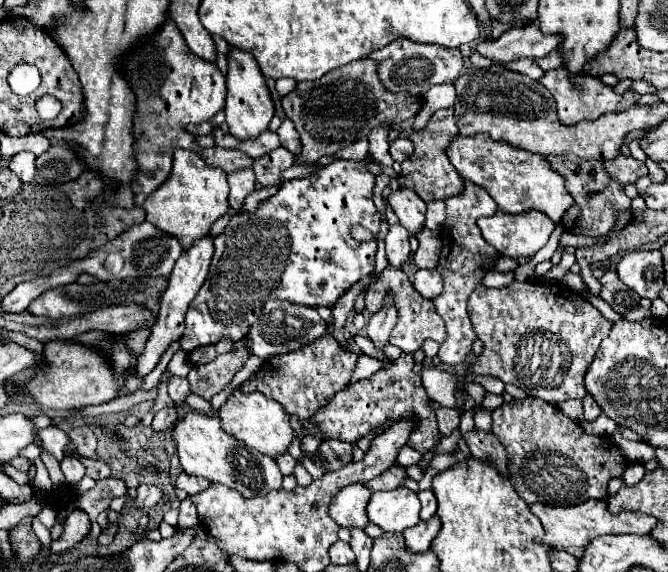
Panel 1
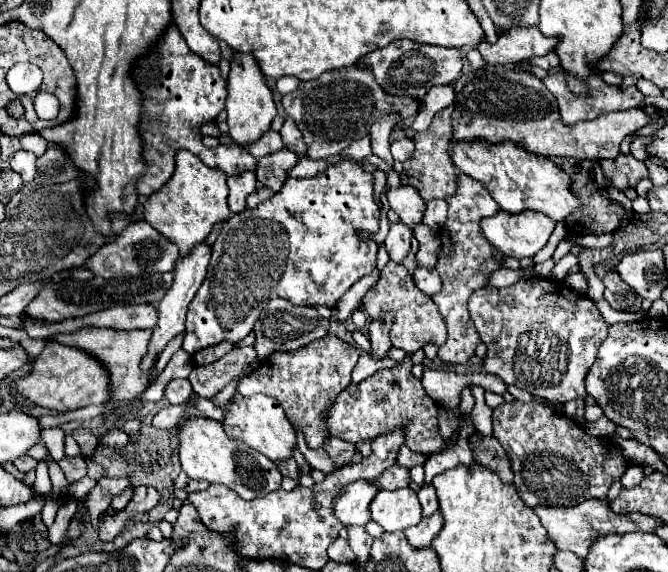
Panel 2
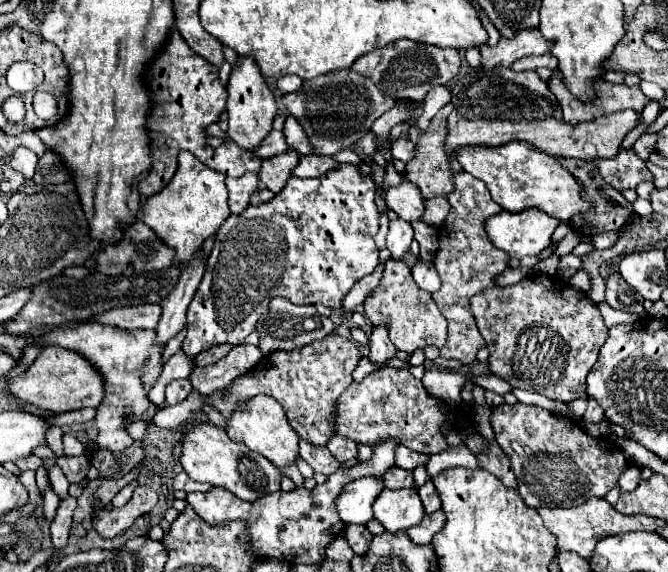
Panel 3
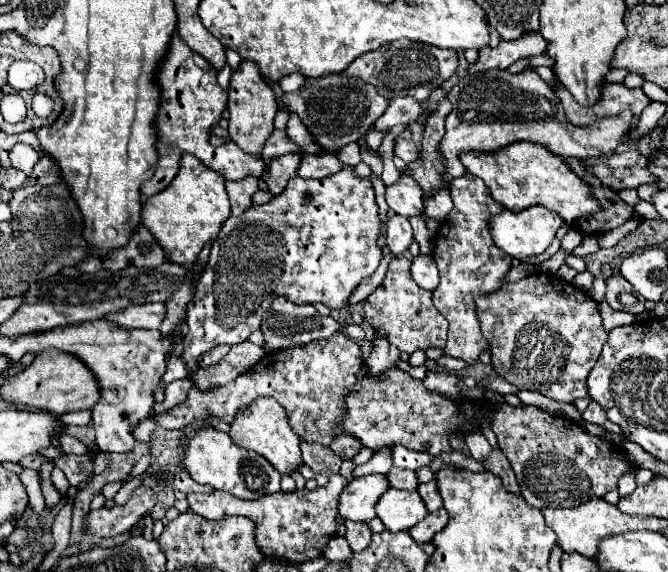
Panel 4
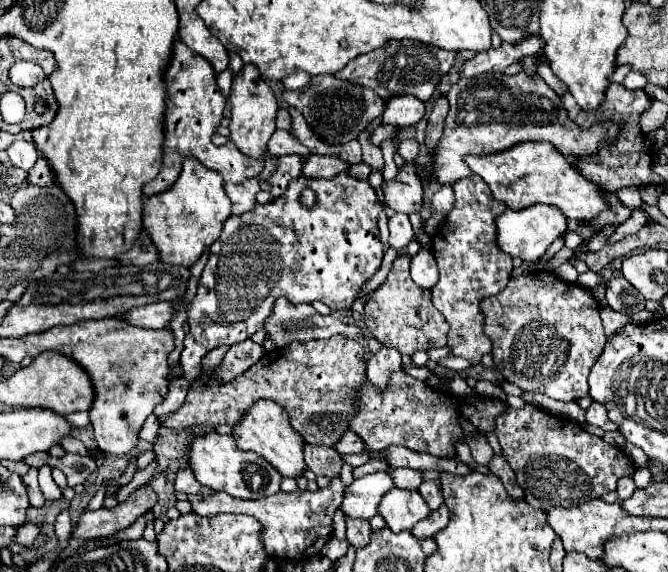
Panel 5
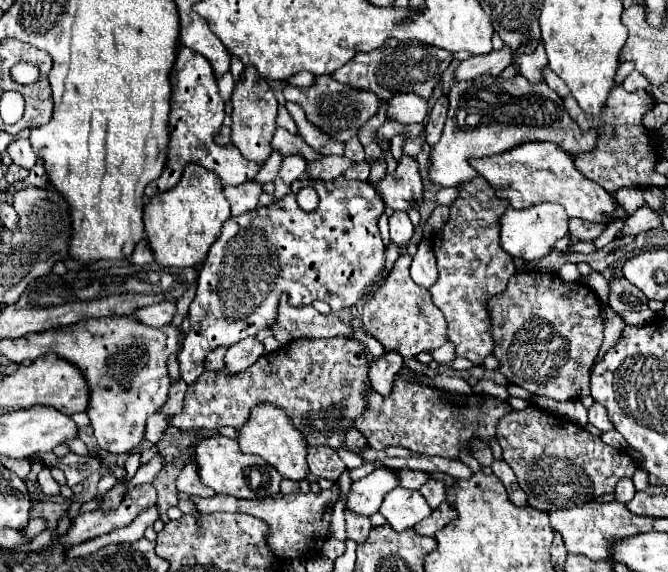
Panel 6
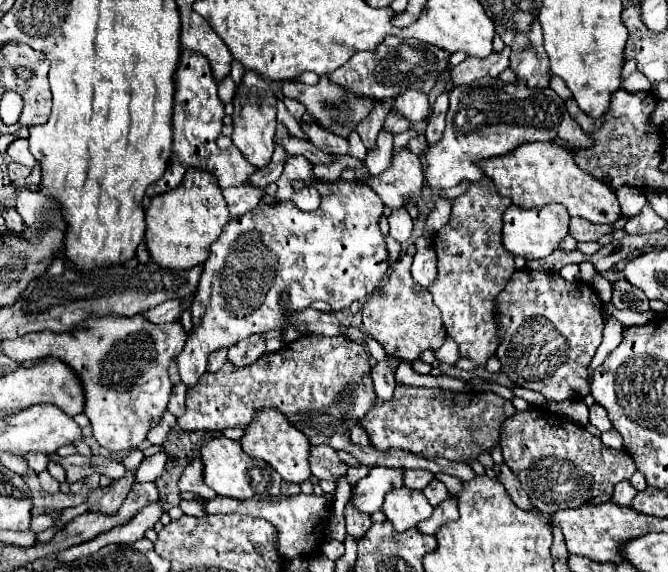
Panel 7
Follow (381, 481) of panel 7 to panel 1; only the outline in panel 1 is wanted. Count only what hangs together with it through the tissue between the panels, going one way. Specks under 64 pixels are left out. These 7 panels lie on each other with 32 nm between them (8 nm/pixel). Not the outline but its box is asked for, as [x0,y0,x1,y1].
[328,484,372,528]

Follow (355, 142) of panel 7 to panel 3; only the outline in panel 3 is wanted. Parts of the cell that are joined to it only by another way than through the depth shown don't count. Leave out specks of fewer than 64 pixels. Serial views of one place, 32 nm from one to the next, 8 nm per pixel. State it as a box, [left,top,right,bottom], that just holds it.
[332,146,361,165]

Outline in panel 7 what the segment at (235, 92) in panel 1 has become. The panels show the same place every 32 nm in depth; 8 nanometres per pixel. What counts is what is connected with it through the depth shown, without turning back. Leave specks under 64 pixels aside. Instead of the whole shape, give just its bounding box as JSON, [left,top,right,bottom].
[232,70,276,168]

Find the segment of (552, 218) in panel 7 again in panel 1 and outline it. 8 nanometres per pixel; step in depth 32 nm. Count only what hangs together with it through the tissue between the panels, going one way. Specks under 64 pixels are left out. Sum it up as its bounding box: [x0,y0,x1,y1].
[476,210,554,258]

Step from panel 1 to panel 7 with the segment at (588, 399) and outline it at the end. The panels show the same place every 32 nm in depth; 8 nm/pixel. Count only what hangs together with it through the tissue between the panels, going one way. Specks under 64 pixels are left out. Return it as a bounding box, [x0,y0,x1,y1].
[590,404,612,432]

